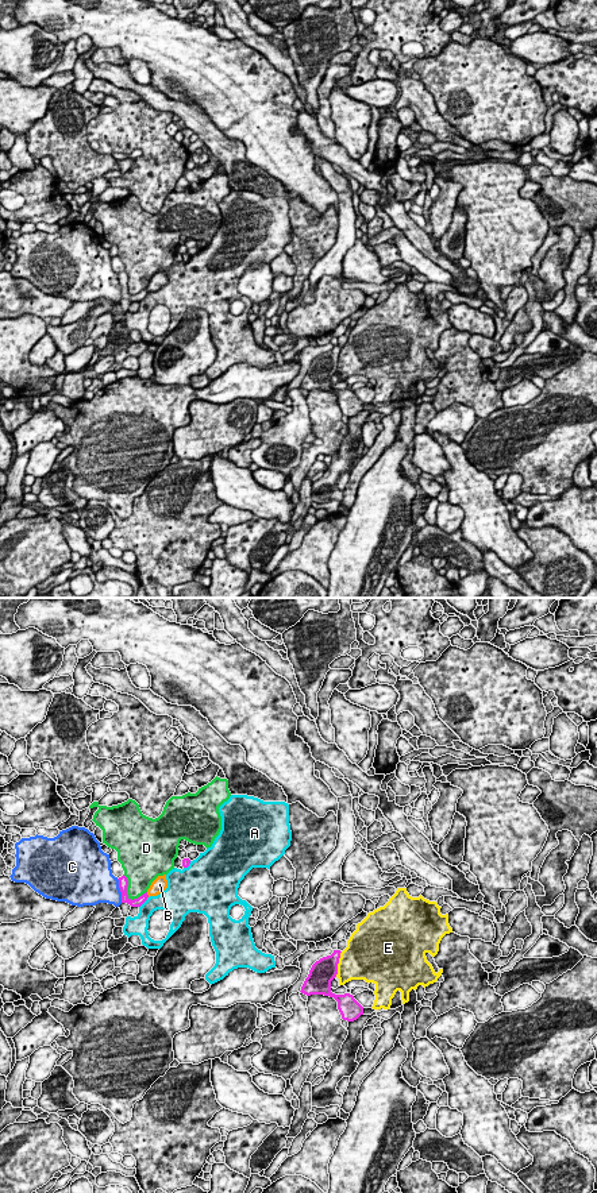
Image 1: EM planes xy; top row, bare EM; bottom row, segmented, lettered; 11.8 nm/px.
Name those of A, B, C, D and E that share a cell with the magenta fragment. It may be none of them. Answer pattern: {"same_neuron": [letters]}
{"same_neuron": []}

